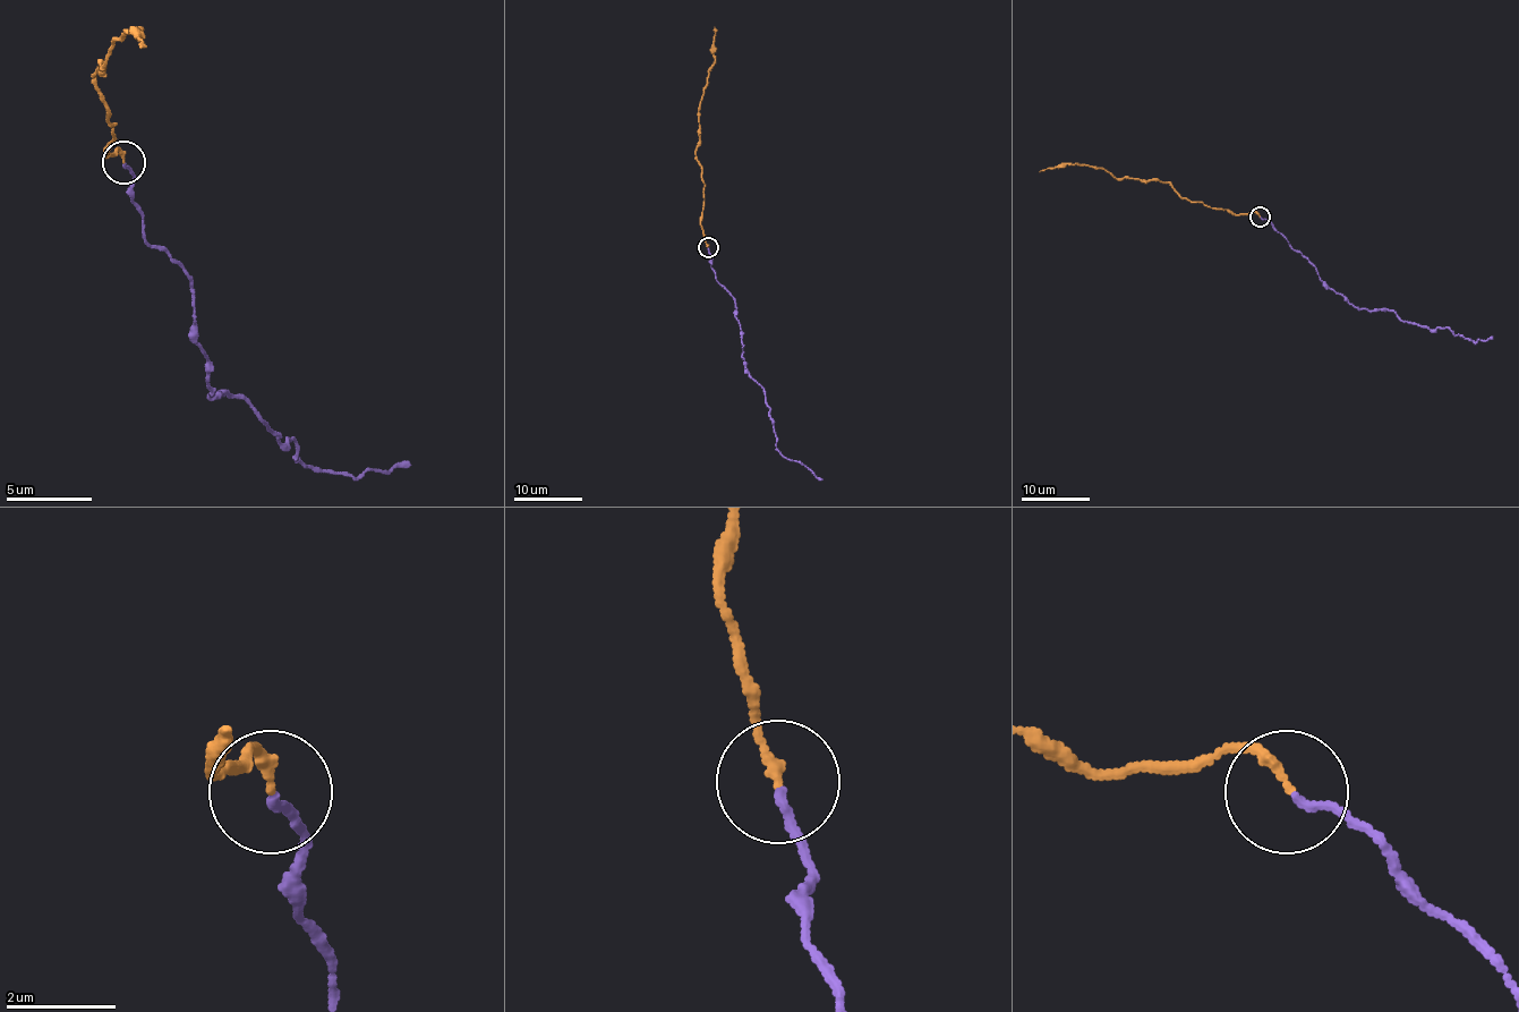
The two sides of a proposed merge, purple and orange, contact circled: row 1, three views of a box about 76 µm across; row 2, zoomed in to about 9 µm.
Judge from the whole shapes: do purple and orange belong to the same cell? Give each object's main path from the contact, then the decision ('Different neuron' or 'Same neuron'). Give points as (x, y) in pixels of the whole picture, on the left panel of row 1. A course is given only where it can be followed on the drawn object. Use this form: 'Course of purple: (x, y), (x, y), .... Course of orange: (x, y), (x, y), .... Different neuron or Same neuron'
Course of purple: (125, 163), (142, 236), (189, 279), (210, 391), (240, 396), (313, 468), (356, 477), (365, 468), (412, 464). Course of orange: (125, 163), (116, 151), (107, 154), (116, 125), (94, 77), (125, 34), (142, 30), (142, 48). Different neuron

